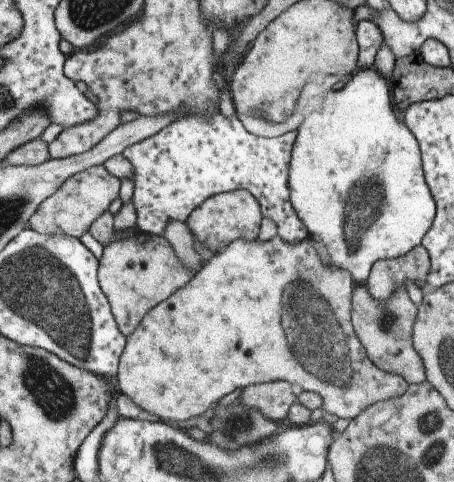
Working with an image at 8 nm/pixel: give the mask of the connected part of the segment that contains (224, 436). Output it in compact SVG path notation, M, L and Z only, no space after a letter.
M240 399L229 405L216 403L209 425L207 440L224 451L237 451L262 443L284 426L265 417L257 408L246 406Z

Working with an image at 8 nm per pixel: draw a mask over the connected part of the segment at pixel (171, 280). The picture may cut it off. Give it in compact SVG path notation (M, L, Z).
M134 232L129 237L114 239L104 246L99 260L97 279L111 306L112 314L123 335L131 335L148 311L164 302L195 275L180 264L172 245L164 236Z

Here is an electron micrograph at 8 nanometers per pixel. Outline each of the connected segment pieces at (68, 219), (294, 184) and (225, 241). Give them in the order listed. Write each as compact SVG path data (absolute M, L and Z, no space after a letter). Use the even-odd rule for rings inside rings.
M104 165L93 166L73 174L52 193L29 218L30 229L47 235L70 235L80 238L90 225L119 197L121 180L109 173Z
M373 67L359 69L352 79L348 81L341 90L330 90L324 94L322 110L312 112L306 116L304 122L296 128L296 140L292 145L289 164L289 199L299 216L300 222L304 224L309 232L308 238L316 242L322 242L326 248L326 256L322 256L325 265L331 265L333 269L344 269L349 272L356 286L364 285L368 280L371 265L380 259L397 259L410 252L414 246L421 244L422 238L430 230L435 219L436 207L430 187L426 184L421 163L421 150L416 137L406 126L400 112L396 110L392 100L390 82L384 78Z
M236 189L207 198L191 212L185 223L195 240L216 254L238 239L255 241L263 219L257 198L250 191Z

